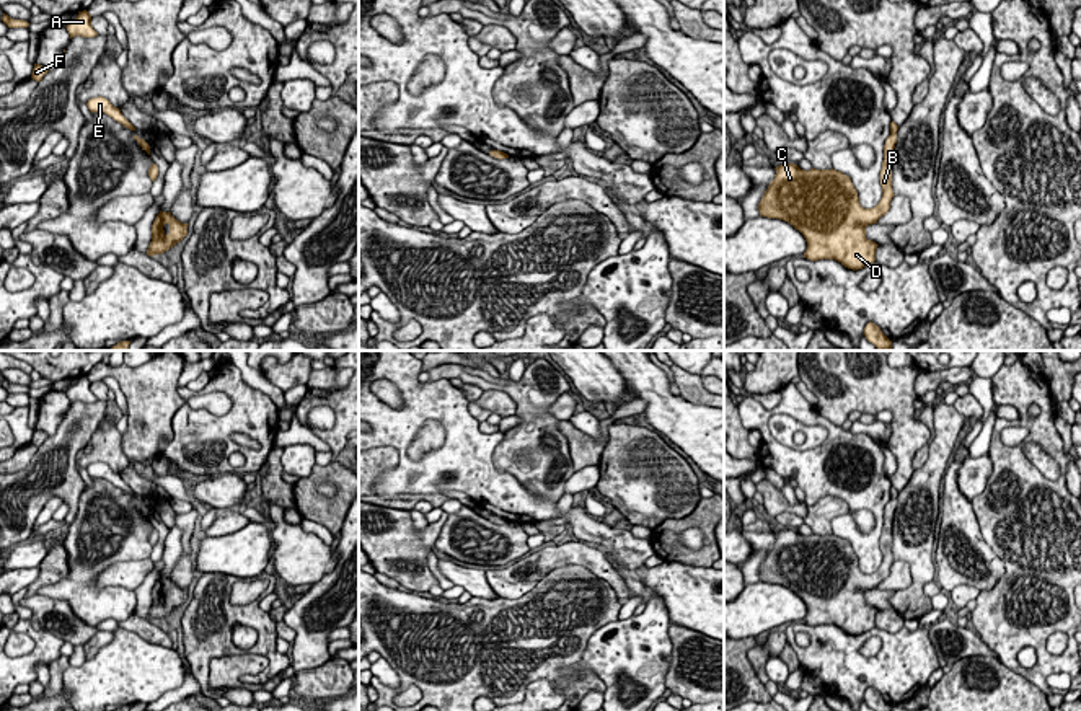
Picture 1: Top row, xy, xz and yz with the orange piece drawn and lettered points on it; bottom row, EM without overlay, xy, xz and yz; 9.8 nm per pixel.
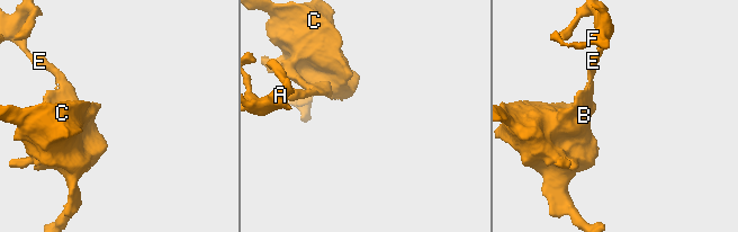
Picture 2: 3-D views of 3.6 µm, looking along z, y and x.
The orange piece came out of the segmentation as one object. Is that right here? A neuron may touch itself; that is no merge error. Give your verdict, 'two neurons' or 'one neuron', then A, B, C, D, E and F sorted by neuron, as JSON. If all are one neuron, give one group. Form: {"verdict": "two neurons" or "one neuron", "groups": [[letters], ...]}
{"verdict": "two neurons", "groups": [["A", "E", "F"], ["B", "C", "D"]]}

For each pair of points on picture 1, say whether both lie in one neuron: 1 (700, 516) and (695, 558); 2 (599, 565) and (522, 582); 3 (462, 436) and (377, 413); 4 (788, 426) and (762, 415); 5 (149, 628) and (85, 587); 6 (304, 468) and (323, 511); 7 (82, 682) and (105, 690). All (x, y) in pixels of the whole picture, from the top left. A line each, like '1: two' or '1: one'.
1: one
2: one
3: one
4: two
5: two
6: two
7: one

